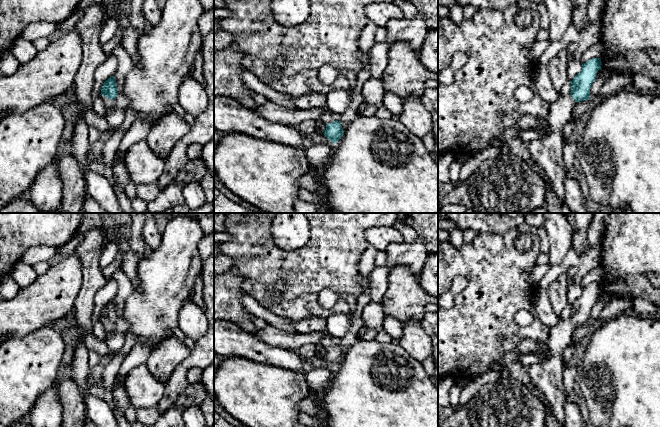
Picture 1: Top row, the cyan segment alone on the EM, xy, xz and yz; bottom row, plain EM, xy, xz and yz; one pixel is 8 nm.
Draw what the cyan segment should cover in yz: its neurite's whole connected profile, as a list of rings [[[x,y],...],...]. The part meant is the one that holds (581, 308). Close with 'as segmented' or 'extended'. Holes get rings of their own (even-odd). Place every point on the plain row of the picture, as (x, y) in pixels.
[[[592,282],[582,288],[582,294],[571,305],[571,316],[567,319],[561,318],[558,324],[549,329],[547,349],[549,350],[550,356],[544,362],[533,364],[528,367],[532,381],[543,393],[548,403],[548,407],[563,427],[565,427],[564,405],[568,398],[564,392],[564,373],[566,364],[563,361],[563,353],[571,343],[575,328],[590,323],[591,310],[597,302],[597,296],[601,294],[601,292],[600,282]]] | extended

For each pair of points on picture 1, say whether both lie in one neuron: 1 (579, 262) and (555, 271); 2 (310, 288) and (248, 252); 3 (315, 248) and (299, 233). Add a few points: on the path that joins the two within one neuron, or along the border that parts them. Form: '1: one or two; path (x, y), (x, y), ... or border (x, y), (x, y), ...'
1: one; path (573, 262), (569, 262), (561, 269)
2: one; path (295, 280), (273, 276), (263, 266)
3: two; border (309, 223), (309, 238), (301, 246), (285, 250)

